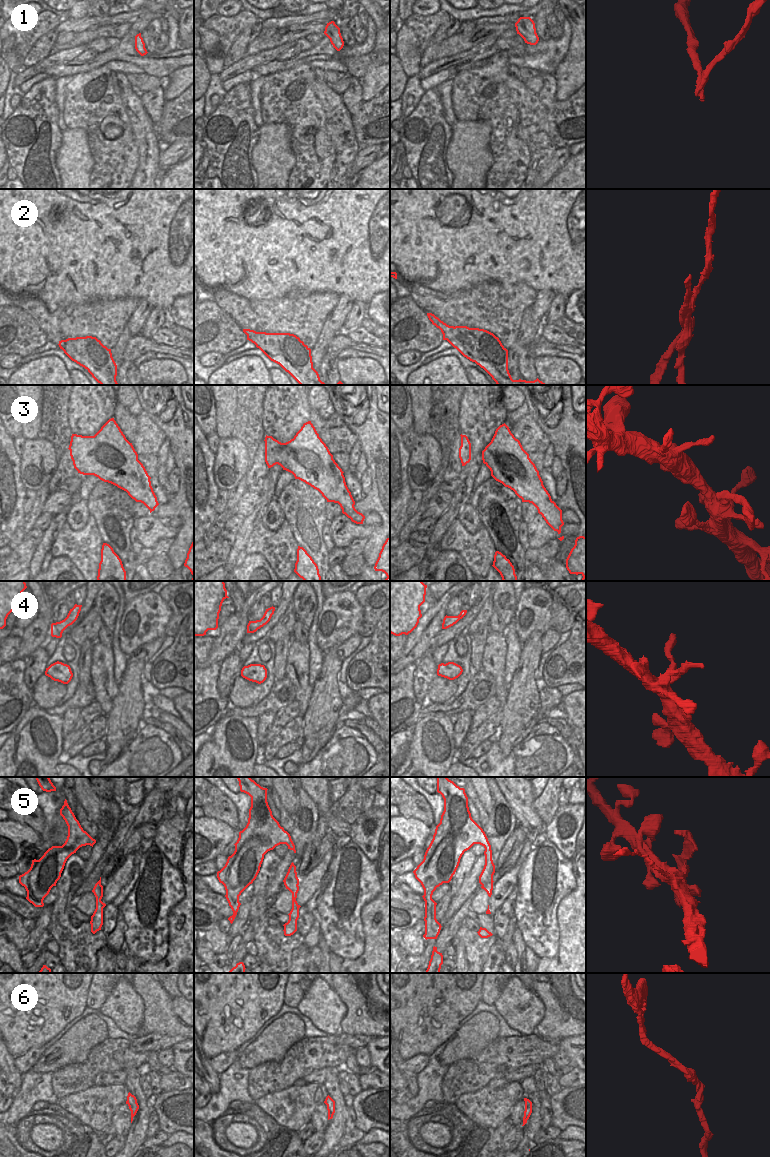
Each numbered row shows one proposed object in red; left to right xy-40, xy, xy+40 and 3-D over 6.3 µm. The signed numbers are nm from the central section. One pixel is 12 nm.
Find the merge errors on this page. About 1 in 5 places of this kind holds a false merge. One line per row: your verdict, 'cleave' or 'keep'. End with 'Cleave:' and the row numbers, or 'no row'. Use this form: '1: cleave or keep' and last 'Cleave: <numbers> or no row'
1: cleave
2: cleave
3: keep
4: keep
5: cleave
6: keep
Cleave: 1, 2, 5

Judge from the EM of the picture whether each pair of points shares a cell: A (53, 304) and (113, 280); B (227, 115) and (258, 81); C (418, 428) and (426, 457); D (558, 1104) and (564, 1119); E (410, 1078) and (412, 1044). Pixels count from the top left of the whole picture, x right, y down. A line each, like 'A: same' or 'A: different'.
A: same
B: different
C: different
D: same
E: different

